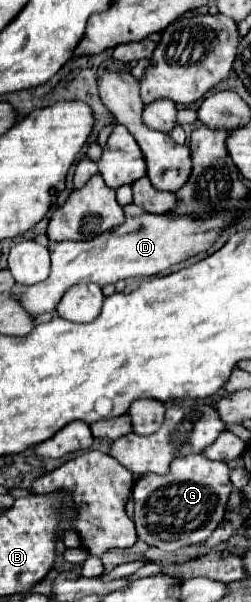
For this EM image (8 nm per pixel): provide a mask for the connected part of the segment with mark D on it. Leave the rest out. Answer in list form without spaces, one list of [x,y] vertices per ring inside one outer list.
[[[130,204],[124,208],[126,220],[110,232],[104,232],[92,240],[84,242],[60,242],[52,248],[52,272],[48,280],[34,284],[30,288],[18,286],[16,296],[22,306],[32,314],[52,312],[62,294],[82,282],[94,282],[98,286],[116,284],[118,280],[136,276],[154,276],[170,266],[184,262],[200,252],[206,252],[226,228],[222,228],[222,216],[212,216],[198,220],[192,216],[170,216],[170,214],[148,214],[146,210]]]

